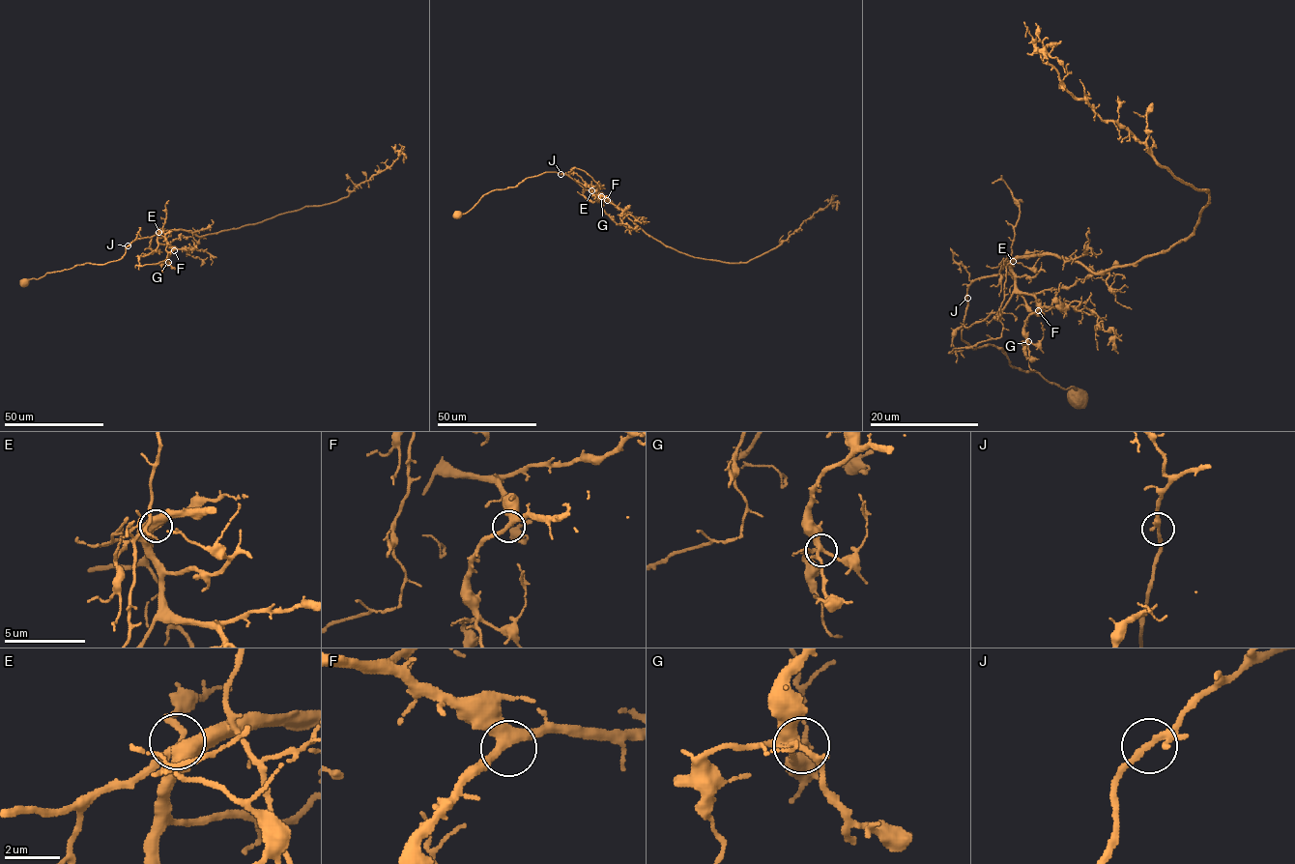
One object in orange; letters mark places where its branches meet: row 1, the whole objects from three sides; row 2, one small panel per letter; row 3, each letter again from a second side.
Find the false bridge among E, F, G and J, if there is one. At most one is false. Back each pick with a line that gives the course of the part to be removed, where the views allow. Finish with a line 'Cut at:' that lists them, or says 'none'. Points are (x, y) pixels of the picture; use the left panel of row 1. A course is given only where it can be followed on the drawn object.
Cut at: none

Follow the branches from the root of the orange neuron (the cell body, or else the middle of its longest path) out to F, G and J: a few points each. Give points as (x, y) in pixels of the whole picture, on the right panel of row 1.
F: (1077, 397), (995, 345), (962, 338), (976, 278), (1010, 268), (1038, 310)
G: (1077, 397), (995, 345), (962, 338), (976, 278), (1010, 268), (1036, 299), (1028, 341)
J: (1077, 397), (1070, 400), (1073, 387), (1062, 388), (1013, 367), (992, 344), (972, 348), (963, 340), (966, 298)

